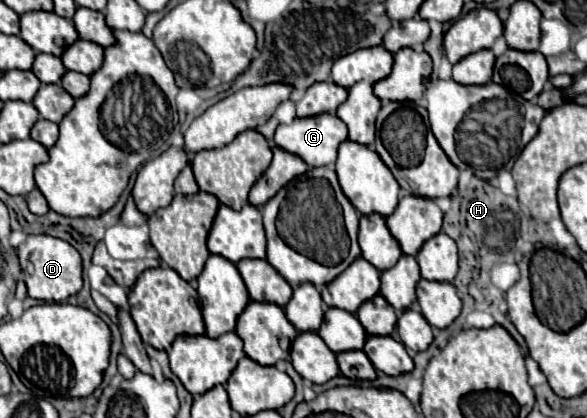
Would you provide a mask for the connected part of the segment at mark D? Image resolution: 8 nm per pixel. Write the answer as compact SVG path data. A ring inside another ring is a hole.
M27 235L27 241L19 245L17 253L29 297L47 303L61 303L81 289L81 257L67 241L51 235Z

